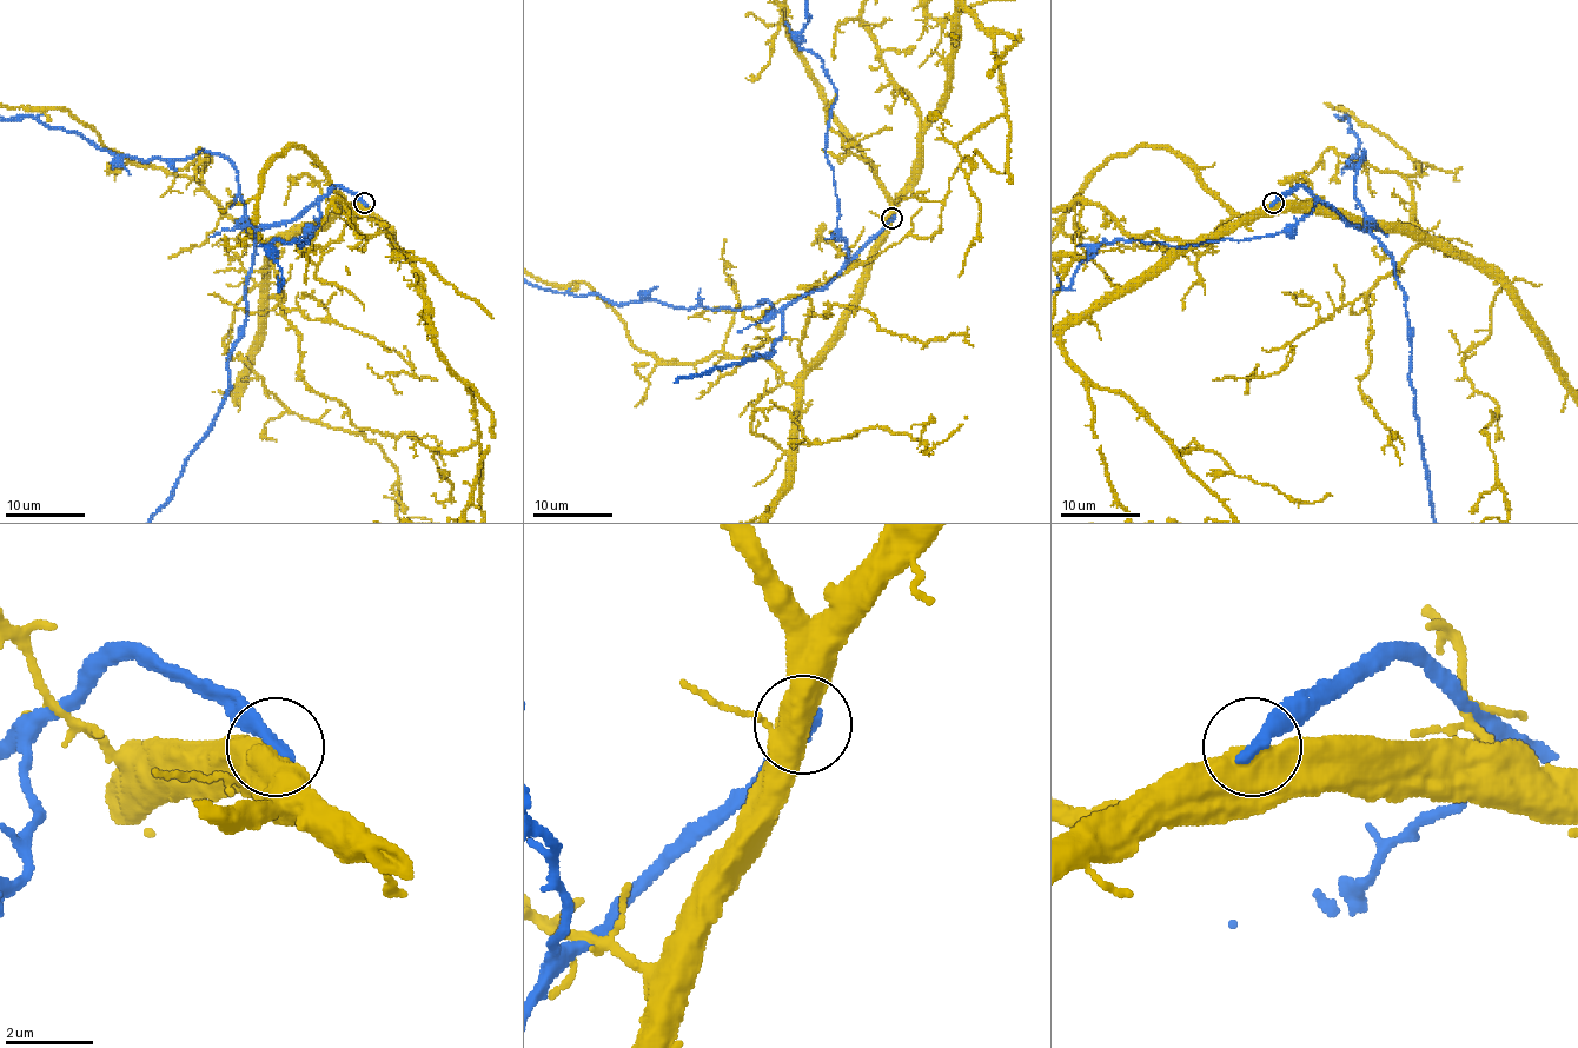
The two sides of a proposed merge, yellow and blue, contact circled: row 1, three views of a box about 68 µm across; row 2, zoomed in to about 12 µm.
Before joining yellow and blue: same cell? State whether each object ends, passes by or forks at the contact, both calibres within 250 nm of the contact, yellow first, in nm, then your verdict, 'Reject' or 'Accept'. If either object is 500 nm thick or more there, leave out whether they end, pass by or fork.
Thickness 600 nm (yellow) against 340 nm. Reject

